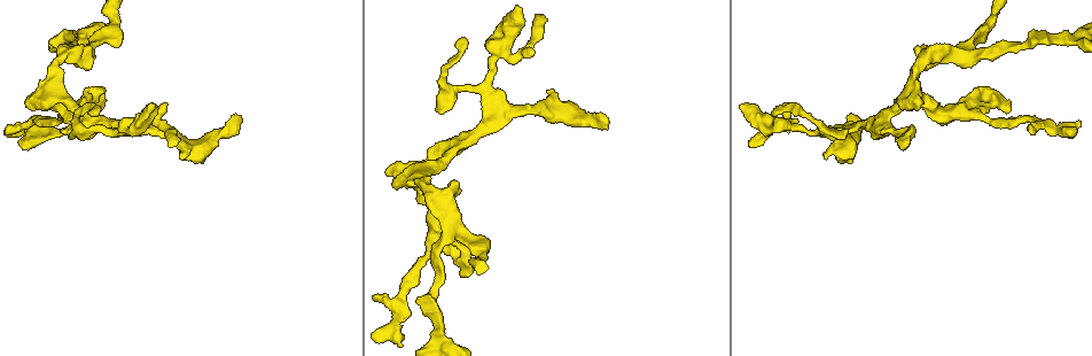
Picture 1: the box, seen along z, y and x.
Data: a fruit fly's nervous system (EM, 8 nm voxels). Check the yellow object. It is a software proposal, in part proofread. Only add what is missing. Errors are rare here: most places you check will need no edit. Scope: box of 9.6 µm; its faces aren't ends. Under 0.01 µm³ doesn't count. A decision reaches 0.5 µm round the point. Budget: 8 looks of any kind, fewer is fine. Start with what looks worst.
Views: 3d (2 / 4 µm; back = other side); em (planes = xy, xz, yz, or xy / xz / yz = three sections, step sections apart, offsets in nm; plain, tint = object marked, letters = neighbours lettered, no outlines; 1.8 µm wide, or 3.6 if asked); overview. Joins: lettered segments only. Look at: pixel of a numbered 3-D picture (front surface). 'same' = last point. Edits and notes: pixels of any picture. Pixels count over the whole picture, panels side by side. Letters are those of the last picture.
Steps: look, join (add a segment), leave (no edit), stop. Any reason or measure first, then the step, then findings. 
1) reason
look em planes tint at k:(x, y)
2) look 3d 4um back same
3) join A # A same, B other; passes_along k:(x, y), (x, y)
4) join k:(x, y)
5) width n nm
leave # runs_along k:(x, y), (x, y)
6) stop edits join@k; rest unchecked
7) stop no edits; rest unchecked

an open end
look em xy step 4 tint at 1:(608, 119)

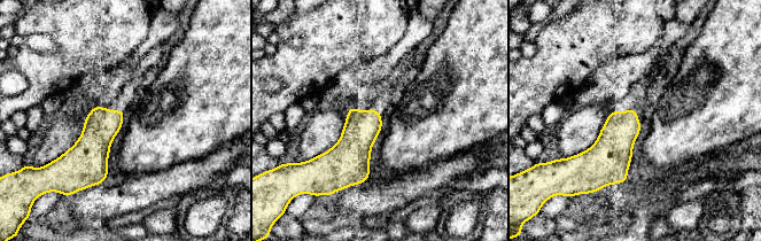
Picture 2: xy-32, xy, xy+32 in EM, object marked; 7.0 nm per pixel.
cut it another way
look em planes letters same

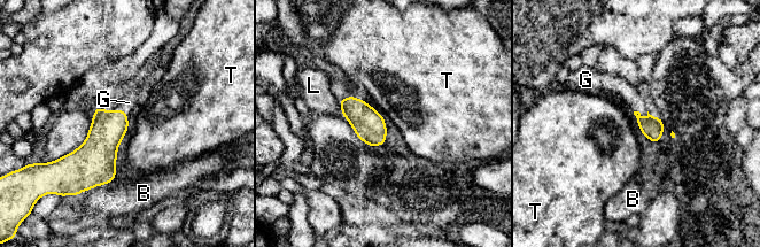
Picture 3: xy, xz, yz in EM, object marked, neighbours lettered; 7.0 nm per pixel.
longest_contact G 120 nm
join G # B other, G same, L other, T other; the neuron continues

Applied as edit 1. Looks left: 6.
free end
look 3d 4um at 1:(993, 93)

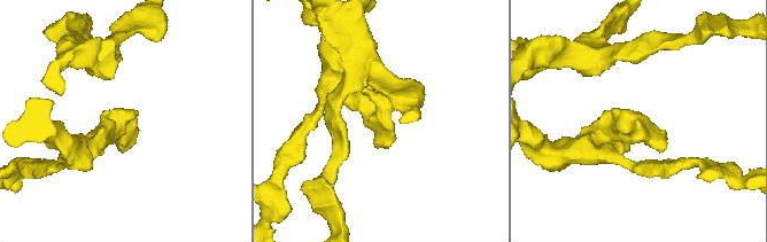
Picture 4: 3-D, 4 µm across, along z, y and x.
look em xy step 8 letters at 4:(390, 118)

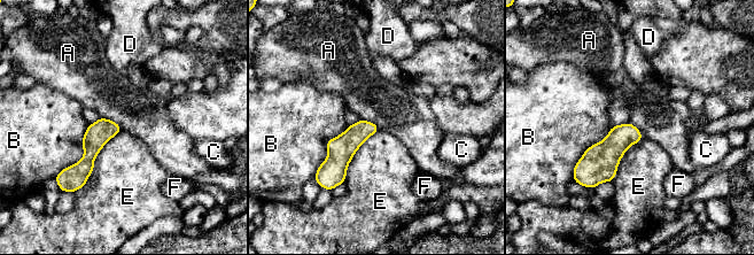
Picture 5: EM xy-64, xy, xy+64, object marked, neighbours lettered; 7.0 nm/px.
look em planes letters same

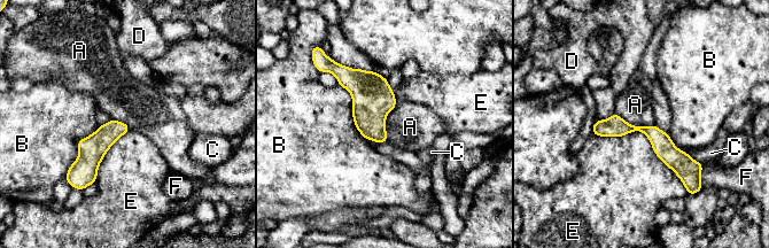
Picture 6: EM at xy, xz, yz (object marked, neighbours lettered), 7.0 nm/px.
width 130 nm; longest_contact E 800 nm
leave # A other, B other, C other, D other, E other, F other; no lettered segment goes on from it

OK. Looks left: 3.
free end
look 3d 4um at 1:(547, 92)

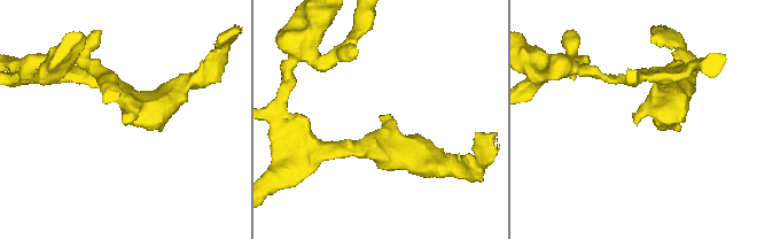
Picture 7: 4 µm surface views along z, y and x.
need the tissue
look em planes letters at 7:(638, 123)

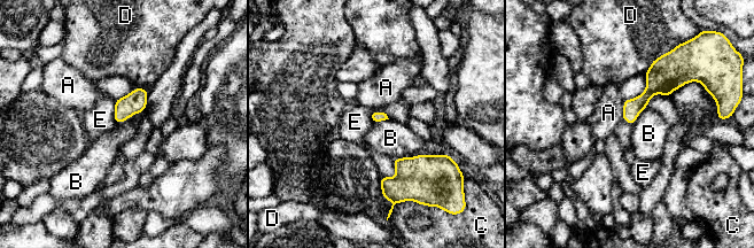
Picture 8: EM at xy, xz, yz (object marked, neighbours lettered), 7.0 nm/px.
leave # A other, B other, C other, D other, E other; border 8:(145, 109), (116, 124); none of them fits

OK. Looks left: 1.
stop edits join@3; rest unchecked

